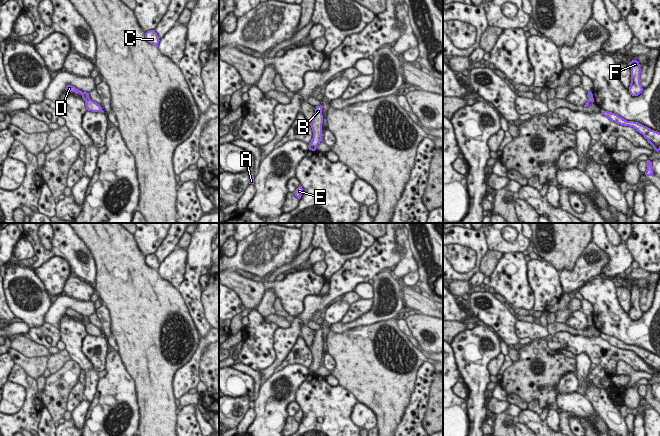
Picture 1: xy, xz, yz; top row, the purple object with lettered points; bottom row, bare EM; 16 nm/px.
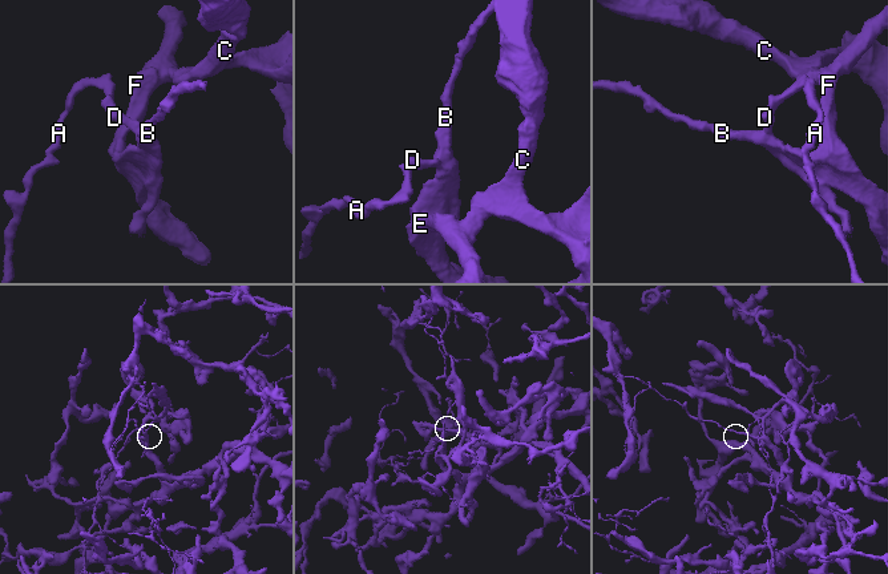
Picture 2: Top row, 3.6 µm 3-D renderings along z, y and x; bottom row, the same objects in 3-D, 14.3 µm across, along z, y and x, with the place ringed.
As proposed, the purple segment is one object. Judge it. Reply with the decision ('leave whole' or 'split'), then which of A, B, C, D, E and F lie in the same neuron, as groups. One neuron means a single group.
split | A D / B C E F

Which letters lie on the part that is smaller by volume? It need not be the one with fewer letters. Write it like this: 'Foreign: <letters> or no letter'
Foreign: A, D

